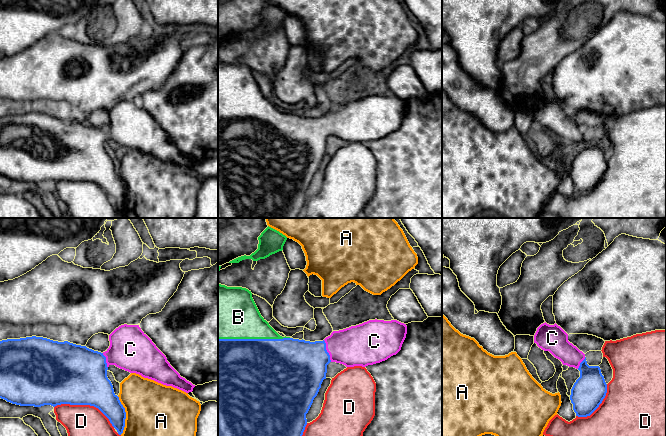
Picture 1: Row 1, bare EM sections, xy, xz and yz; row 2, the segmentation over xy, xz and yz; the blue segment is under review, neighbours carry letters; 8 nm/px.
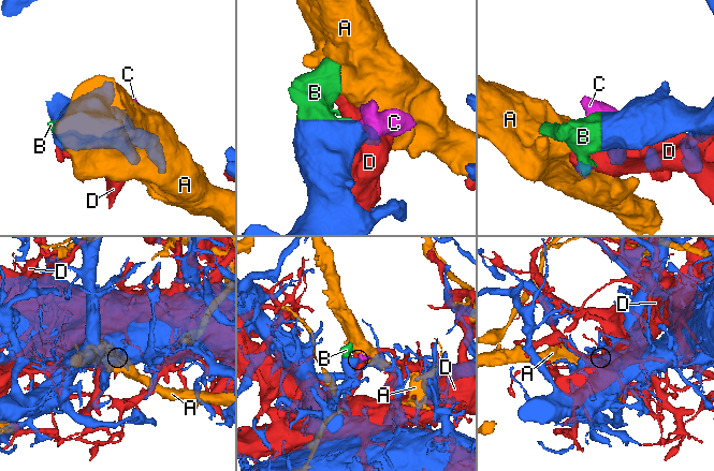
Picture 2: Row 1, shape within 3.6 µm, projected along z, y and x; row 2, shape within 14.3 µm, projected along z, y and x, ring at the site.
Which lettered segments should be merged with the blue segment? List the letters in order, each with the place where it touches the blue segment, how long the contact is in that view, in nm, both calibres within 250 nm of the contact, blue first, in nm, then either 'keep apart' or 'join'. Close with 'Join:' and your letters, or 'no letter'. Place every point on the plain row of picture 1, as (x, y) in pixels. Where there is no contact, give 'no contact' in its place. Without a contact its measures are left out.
A: xy (125, 191) | 320 nm | 220/500 nm | keep apart
B: xz (253, 115) | 600 nm | 500/380 nm | keep apart
C: xz (326, 127) | 190 nm | 420/320 nm | join
D: xy (85, 180) | 500 nm | 480/340 nm | keep apart
Join: C

